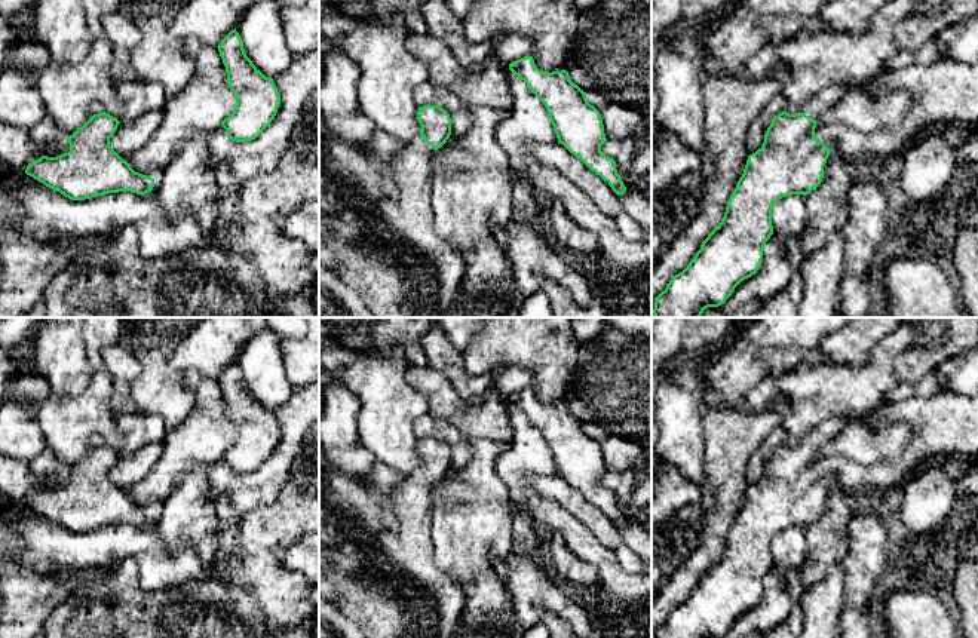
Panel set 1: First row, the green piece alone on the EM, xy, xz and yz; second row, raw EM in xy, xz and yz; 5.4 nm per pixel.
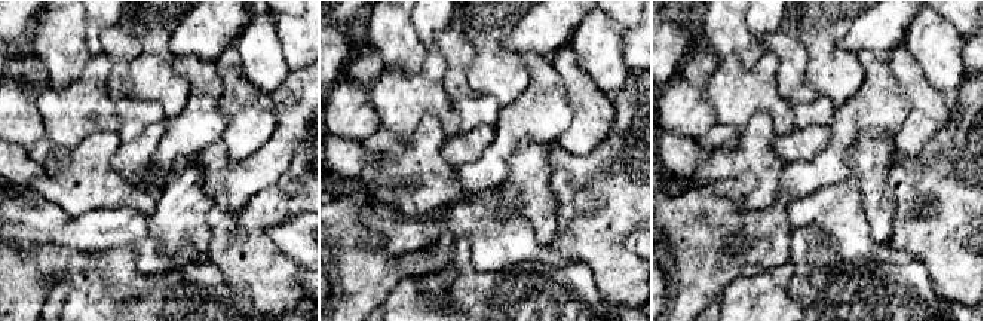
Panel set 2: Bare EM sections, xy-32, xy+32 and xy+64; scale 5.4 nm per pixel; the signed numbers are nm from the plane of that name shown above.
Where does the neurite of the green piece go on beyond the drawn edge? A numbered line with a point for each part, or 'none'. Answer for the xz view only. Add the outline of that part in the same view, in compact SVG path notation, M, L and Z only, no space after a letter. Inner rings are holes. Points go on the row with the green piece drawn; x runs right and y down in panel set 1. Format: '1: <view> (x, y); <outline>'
1: xz (410, 214); M420 135L404 144L393 156L398 196L383 196L380 217L432 266L436 294L426 318L450 318L459 303L460 285L466 272L462 252L435 231L432 208L433 157L432 148Z

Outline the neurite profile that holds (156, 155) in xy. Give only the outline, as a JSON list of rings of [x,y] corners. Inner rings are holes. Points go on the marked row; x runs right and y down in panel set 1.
[[[194,40],[187,43],[187,53],[194,59],[194,73],[186,88],[165,101],[165,119],[151,139],[137,150],[128,163],[135,172],[156,178],[172,160],[178,144],[193,132],[221,126],[236,107],[236,95],[227,83],[227,73],[217,46]]]

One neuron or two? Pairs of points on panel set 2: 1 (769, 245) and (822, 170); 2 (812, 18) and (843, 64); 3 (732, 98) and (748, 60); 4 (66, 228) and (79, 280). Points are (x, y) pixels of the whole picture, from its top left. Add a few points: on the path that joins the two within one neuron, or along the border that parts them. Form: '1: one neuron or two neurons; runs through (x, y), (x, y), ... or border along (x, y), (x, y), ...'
1: one neuron; runs through (771, 225), (781, 204), (802, 183)
2: one neuron; runs through (821, 30), (821, 42), (831, 52)
3: two neurons; border along (766, 48), (748, 69), (735, 58), (722, 61)
4: two neurons; border along (37, 244), (57, 244), (89, 253), (107, 250)

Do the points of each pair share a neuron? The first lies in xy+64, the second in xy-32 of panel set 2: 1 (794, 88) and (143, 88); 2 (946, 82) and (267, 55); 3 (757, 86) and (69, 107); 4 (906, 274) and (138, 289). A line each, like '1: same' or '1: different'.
1: different
2: same
3: same
4: same

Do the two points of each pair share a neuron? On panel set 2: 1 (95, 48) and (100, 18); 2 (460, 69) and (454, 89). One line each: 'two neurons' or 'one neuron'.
1: one neuron
2: one neuron

